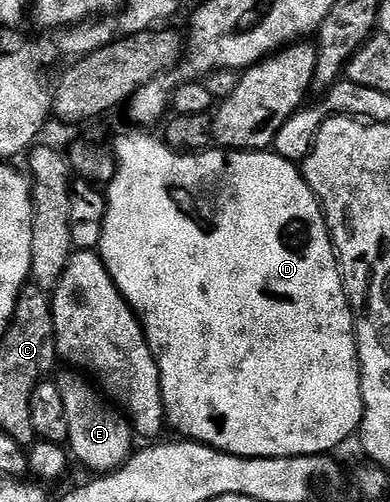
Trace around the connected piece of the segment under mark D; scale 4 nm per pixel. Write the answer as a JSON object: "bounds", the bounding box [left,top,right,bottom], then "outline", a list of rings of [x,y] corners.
{"bounds":[97,130,363,456],"outline":[[[131,130],[124,136],[115,140],[115,152],[113,151],[113,175],[106,185],[107,213],[105,214],[105,230],[99,243],[97,252],[103,264],[109,270],[117,290],[127,299],[127,304],[139,318],[143,325],[143,332],[147,335],[147,345],[155,355],[155,361],[159,367],[159,381],[163,391],[163,411],[168,425],[171,424],[179,432],[184,432],[184,437],[192,441],[209,444],[212,448],[218,448],[221,452],[231,452],[234,456],[321,456],[334,453],[334,448],[339,448],[351,435],[360,431],[363,422],[363,391],[361,390],[361,378],[359,377],[359,347],[355,341],[355,313],[351,311],[351,301],[347,295],[347,287],[343,285],[343,270],[339,267],[339,258],[335,251],[335,241],[331,238],[331,227],[327,225],[327,218],[323,215],[323,206],[315,197],[307,181],[303,179],[302,171],[294,163],[284,157],[276,155],[274,151],[261,152],[233,152],[230,150],[208,150],[188,154],[176,152],[162,139],[155,136],[146,136],[146,131]]]}

